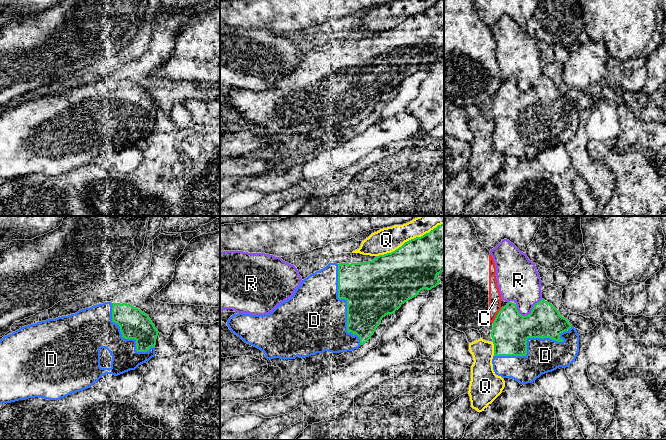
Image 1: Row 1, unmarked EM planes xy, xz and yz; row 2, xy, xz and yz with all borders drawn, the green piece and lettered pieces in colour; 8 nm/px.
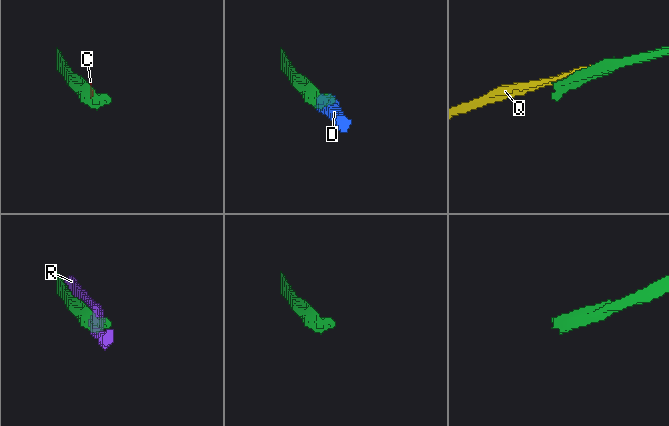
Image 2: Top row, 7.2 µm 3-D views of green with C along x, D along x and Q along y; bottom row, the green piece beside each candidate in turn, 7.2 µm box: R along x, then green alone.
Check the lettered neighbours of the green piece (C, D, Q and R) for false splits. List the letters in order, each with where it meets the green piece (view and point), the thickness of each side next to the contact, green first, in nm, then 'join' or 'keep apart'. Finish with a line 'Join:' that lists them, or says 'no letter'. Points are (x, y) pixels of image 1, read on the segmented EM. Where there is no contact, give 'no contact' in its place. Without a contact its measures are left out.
C: yz (497, 315) | 300/100 nm | keep apart
D: yz (530, 337) | 300/280 nm | join
Q: xz (411, 239) | 400/200 nm | keep apart
R: yz (531, 312) | 300/320 nm | keep apart
Join: D

